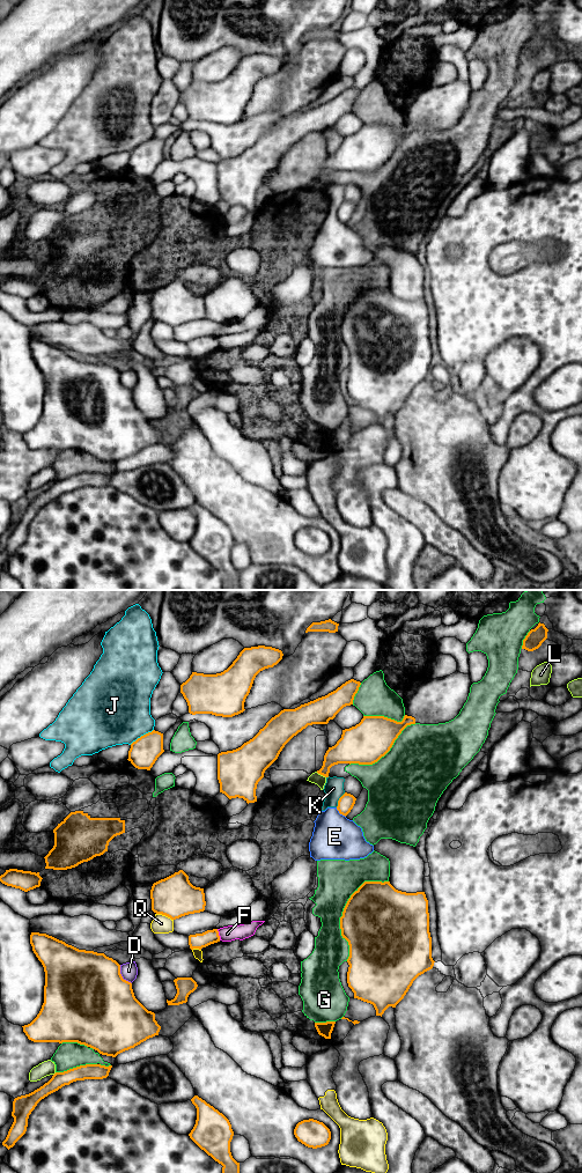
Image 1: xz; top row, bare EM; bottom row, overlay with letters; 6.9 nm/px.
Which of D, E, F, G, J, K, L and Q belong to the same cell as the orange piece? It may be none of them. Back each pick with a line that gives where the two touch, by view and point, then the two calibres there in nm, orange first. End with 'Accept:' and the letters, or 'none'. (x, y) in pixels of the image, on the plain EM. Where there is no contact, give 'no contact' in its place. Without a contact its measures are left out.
Accept: none

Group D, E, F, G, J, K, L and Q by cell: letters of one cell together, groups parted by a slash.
D / E K / F / G / J / L / Q

